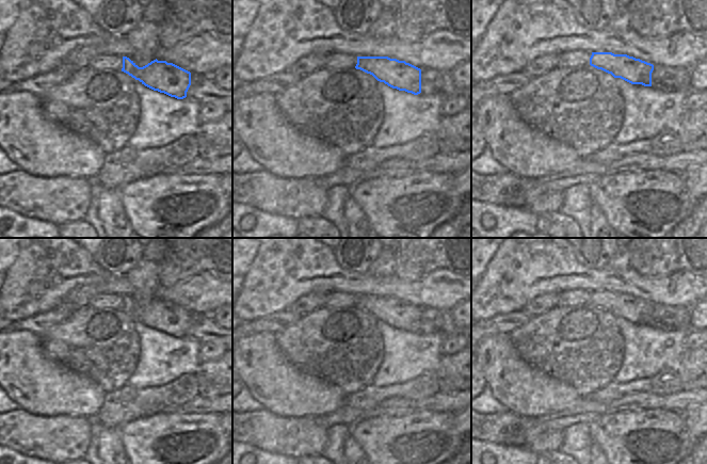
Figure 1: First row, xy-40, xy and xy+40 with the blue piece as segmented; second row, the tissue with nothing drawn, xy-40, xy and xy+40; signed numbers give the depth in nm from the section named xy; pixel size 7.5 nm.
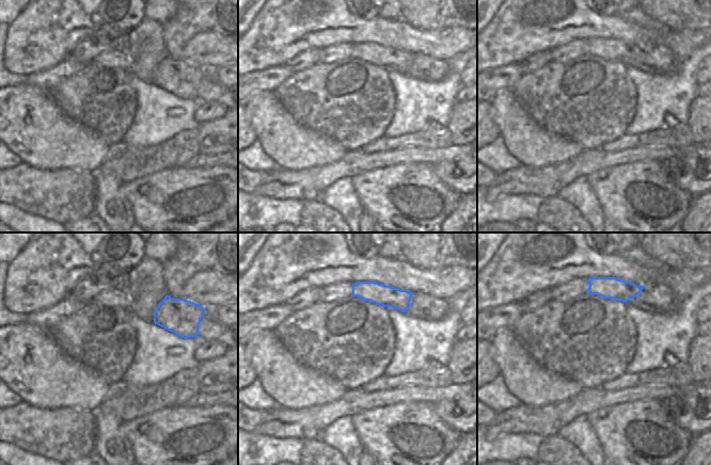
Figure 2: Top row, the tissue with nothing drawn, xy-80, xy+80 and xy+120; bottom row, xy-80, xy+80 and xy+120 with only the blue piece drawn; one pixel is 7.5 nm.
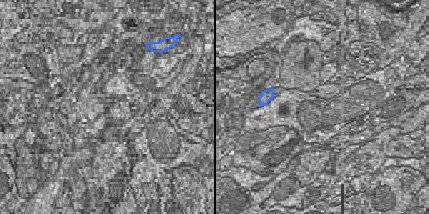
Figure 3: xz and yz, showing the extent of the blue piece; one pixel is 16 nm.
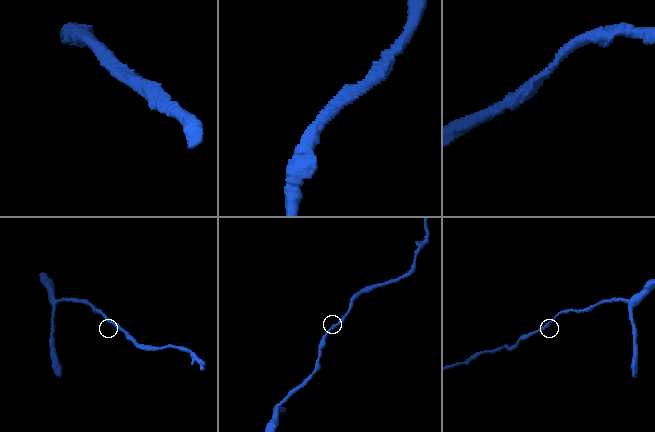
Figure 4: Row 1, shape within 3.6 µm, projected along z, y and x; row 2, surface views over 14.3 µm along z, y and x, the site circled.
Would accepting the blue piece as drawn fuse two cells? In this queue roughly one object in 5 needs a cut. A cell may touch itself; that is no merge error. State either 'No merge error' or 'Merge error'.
No merge error.

